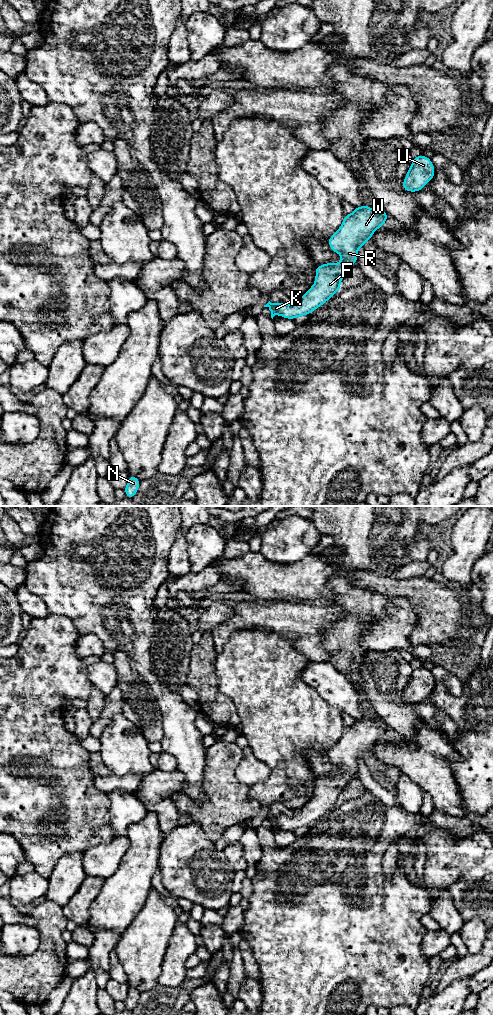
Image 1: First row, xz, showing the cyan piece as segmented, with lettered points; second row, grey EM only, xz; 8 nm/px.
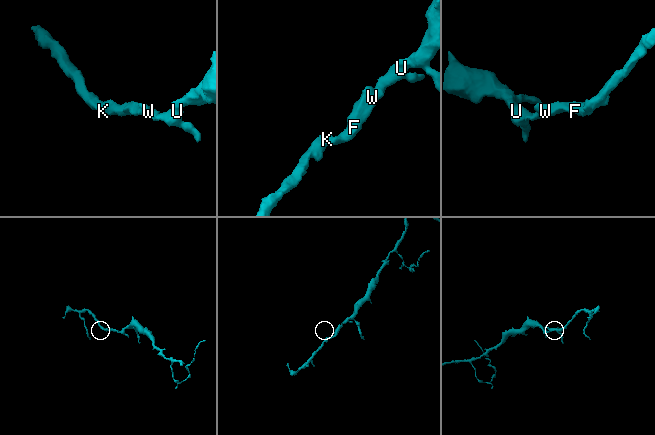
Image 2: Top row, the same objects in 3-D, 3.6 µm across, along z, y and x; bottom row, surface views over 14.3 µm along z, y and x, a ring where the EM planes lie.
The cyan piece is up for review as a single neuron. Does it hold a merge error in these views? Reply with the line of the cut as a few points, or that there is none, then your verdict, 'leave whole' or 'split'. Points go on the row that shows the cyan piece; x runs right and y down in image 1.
cut none; leave whole

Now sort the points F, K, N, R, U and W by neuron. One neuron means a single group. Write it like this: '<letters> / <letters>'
F K N R U W

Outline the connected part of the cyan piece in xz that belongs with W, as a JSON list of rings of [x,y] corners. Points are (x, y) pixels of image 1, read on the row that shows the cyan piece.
[[[364,204],[351,214],[345,214],[339,229],[328,239],[331,250],[341,255],[340,263],[325,263],[315,268],[315,282],[293,305],[270,301],[264,305],[271,311],[271,318],[280,315],[295,319],[308,315],[326,303],[341,288],[342,278],[349,273],[349,266],[357,263],[358,249],[372,238],[374,232],[389,218],[382,209],[371,209]]]

